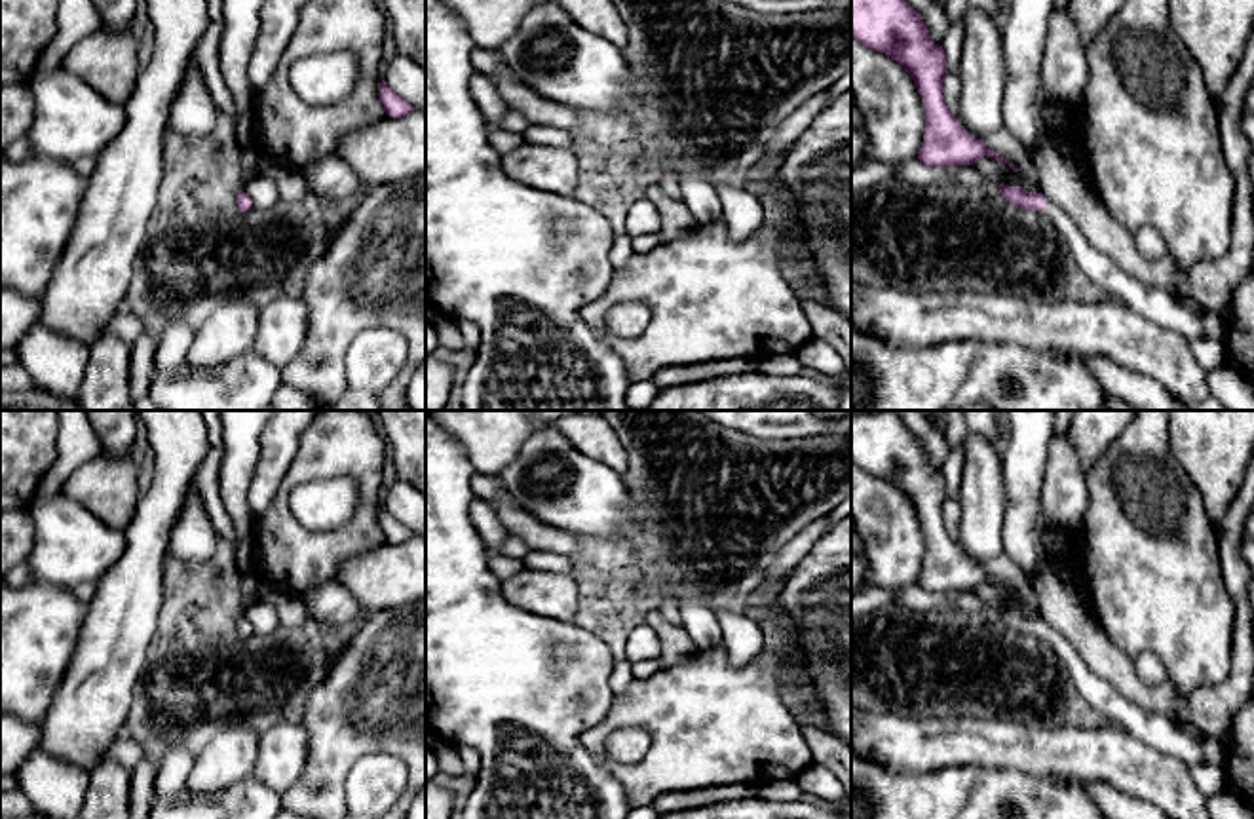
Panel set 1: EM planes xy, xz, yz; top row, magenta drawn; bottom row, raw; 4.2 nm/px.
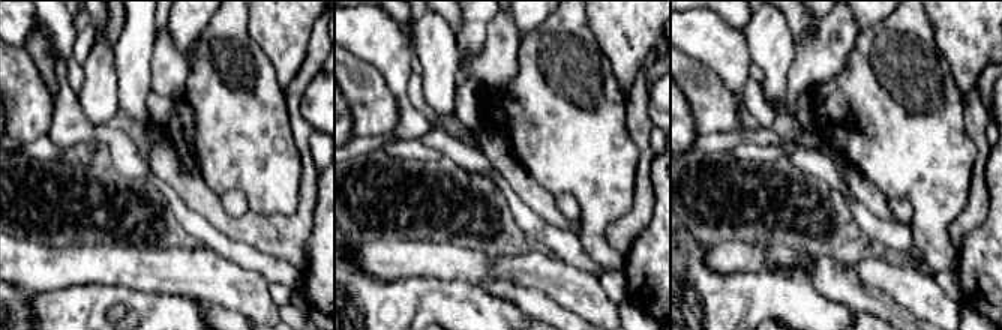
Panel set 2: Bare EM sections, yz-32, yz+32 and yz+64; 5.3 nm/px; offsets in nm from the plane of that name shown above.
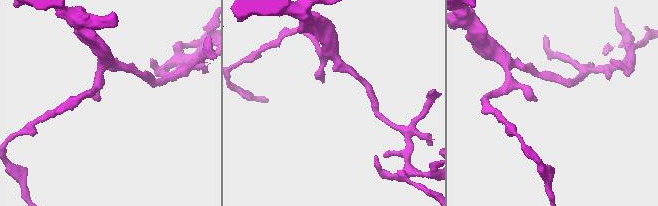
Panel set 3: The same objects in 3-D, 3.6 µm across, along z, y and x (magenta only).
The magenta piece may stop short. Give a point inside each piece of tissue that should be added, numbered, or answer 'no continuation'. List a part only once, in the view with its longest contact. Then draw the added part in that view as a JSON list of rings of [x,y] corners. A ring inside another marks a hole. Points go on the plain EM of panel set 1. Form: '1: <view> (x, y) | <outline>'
1: yz (1158, 730) | [[[1045,629],[1043,640],[1058,654],[1077,692],[1106,722],[1115,724],[1140,741],[1186,764],[1216,764],[1224,768],[1224,747],[1212,739],[1197,739],[1163,714],[1151,713],[1117,694],[1102,676],[1092,673],[1072,644],[1056,631]]]

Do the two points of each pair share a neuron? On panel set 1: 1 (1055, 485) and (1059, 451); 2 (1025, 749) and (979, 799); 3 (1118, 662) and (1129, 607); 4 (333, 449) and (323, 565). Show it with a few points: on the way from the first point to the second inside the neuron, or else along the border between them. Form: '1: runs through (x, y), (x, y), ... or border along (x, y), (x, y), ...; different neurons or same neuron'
1: runs through (1059, 477), (1059, 458); same neuron
2: border along (962, 768), (1021, 770), (1051, 780); different neurons
3: border along (1095, 624), (1131, 660); different neurons
4: runs through (363, 476), (367, 512), (352, 534); same neuron

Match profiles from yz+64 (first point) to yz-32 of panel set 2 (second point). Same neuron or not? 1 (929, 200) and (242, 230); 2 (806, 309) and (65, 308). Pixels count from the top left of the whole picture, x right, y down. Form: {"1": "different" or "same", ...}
{"1": "different", "2": "same"}

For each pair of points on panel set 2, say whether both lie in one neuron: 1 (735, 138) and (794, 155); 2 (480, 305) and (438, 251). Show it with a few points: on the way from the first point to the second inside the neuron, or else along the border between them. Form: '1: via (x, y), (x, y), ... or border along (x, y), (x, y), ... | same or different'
1: via (750, 137), (771, 137), (780, 141) | same
2: border along (426, 276), (468, 281), (480, 287) | different

